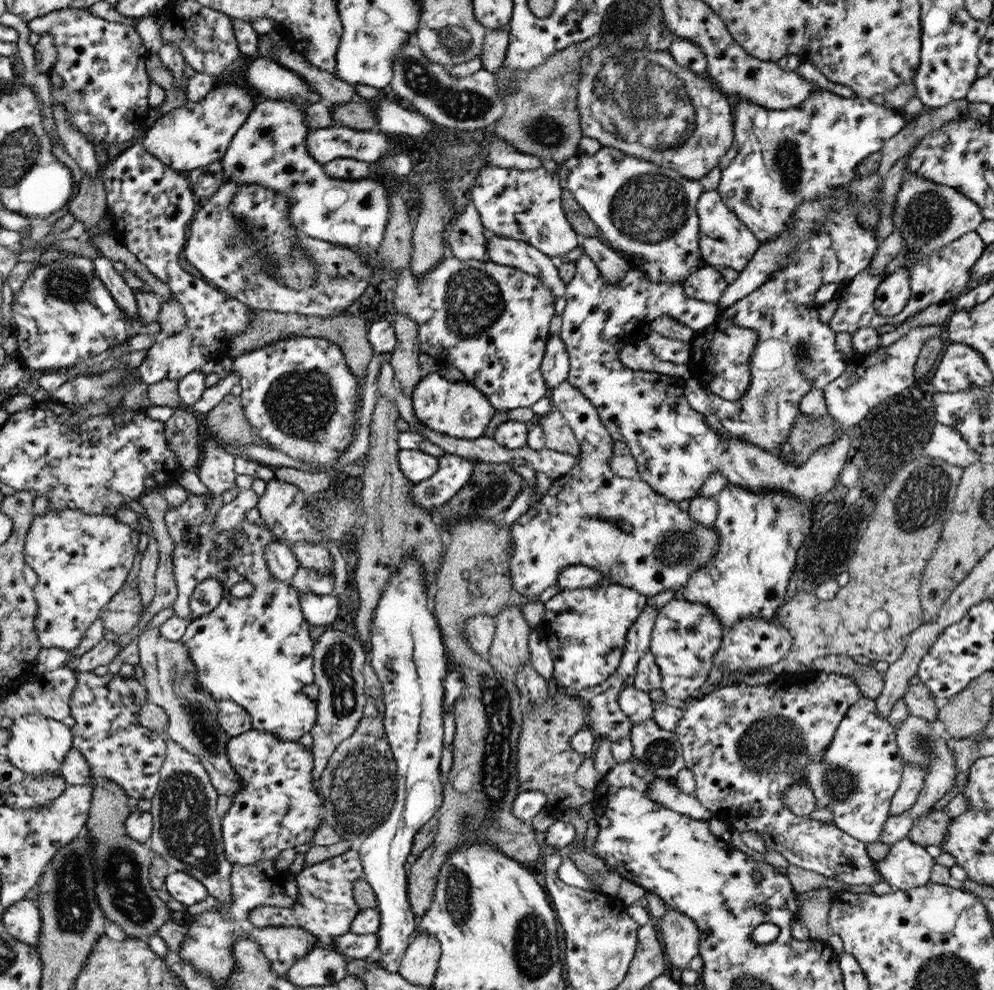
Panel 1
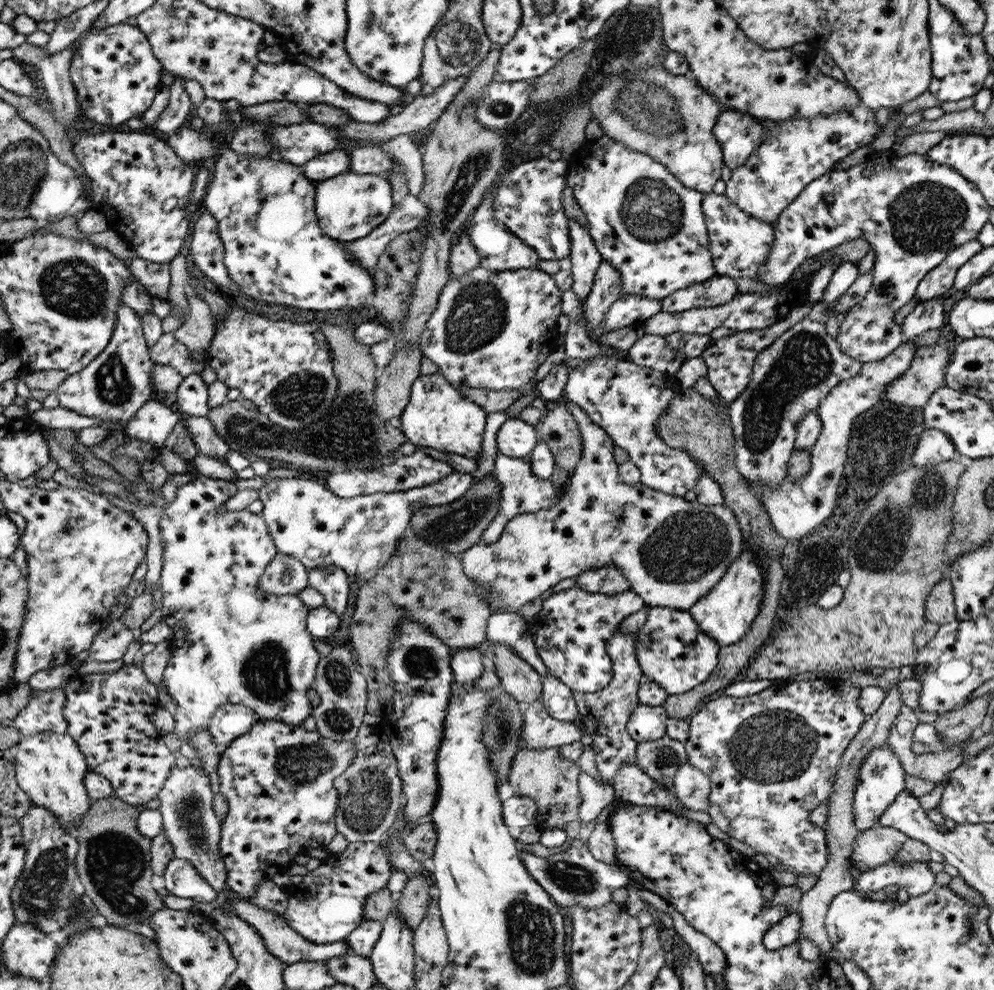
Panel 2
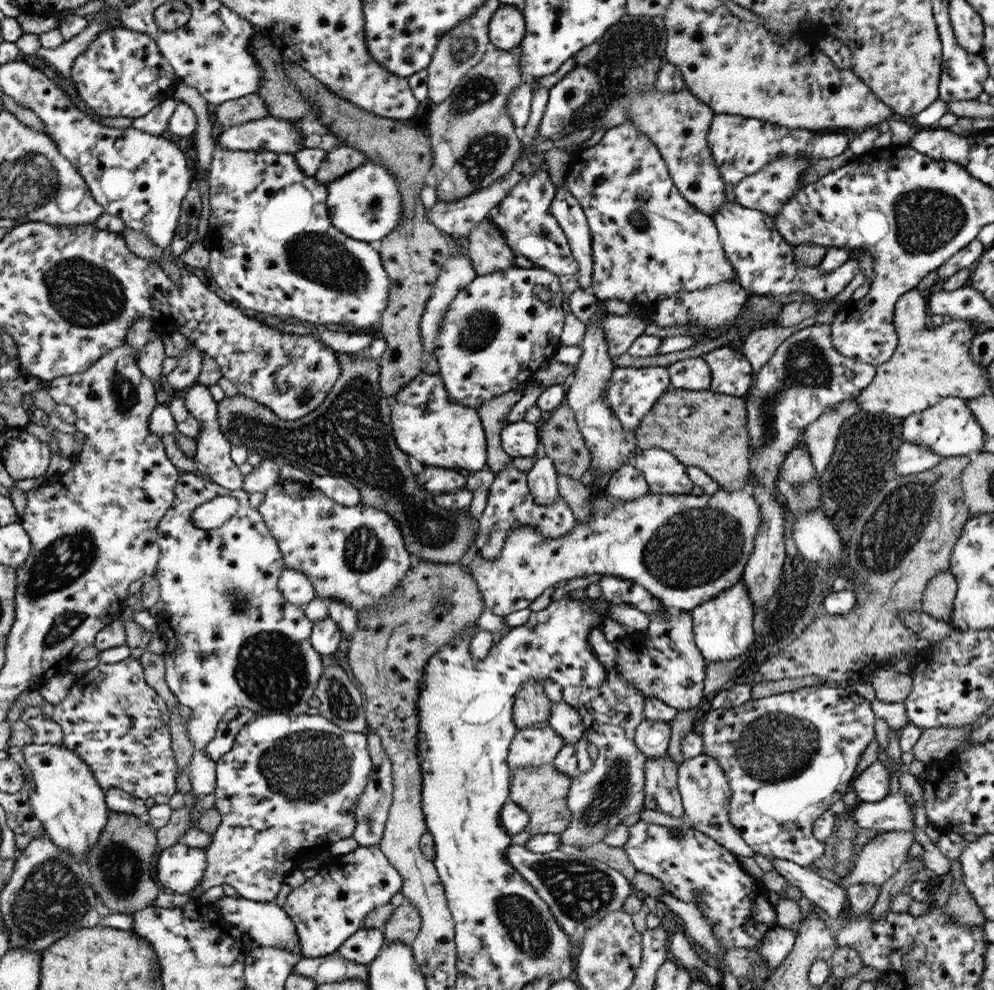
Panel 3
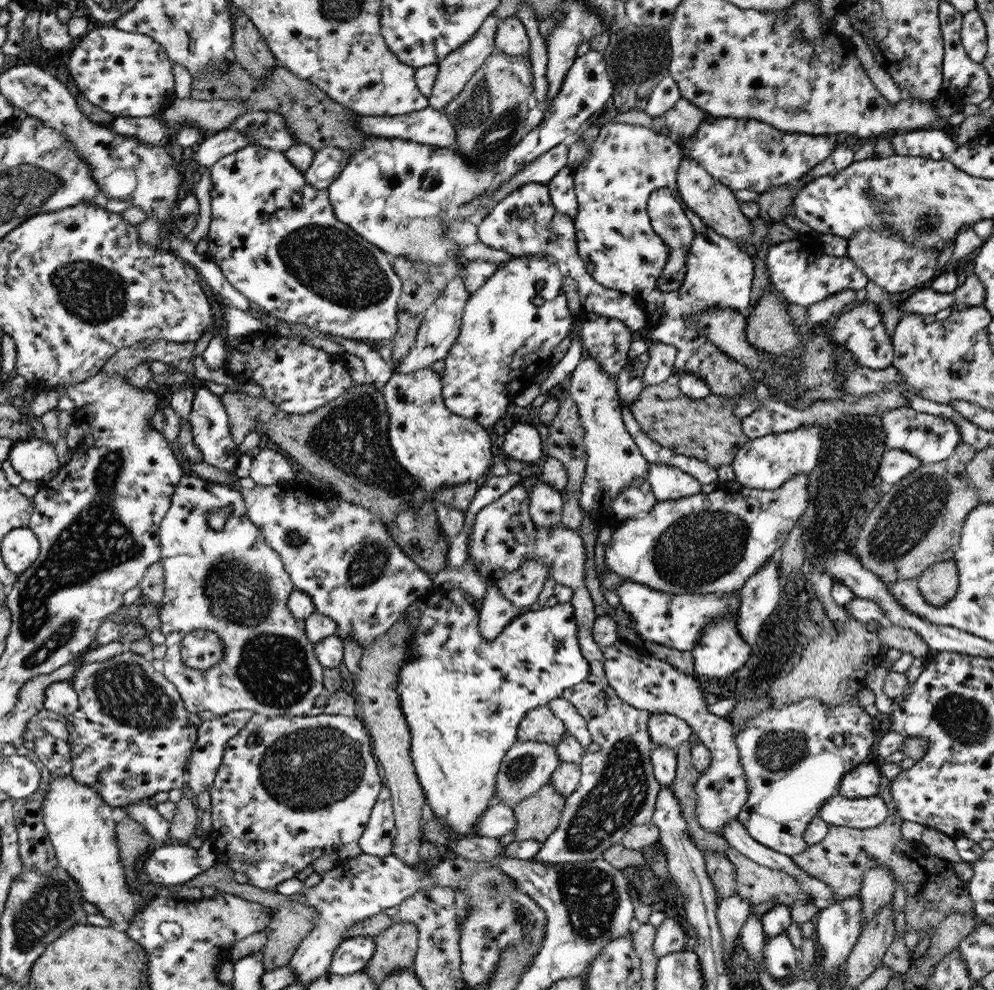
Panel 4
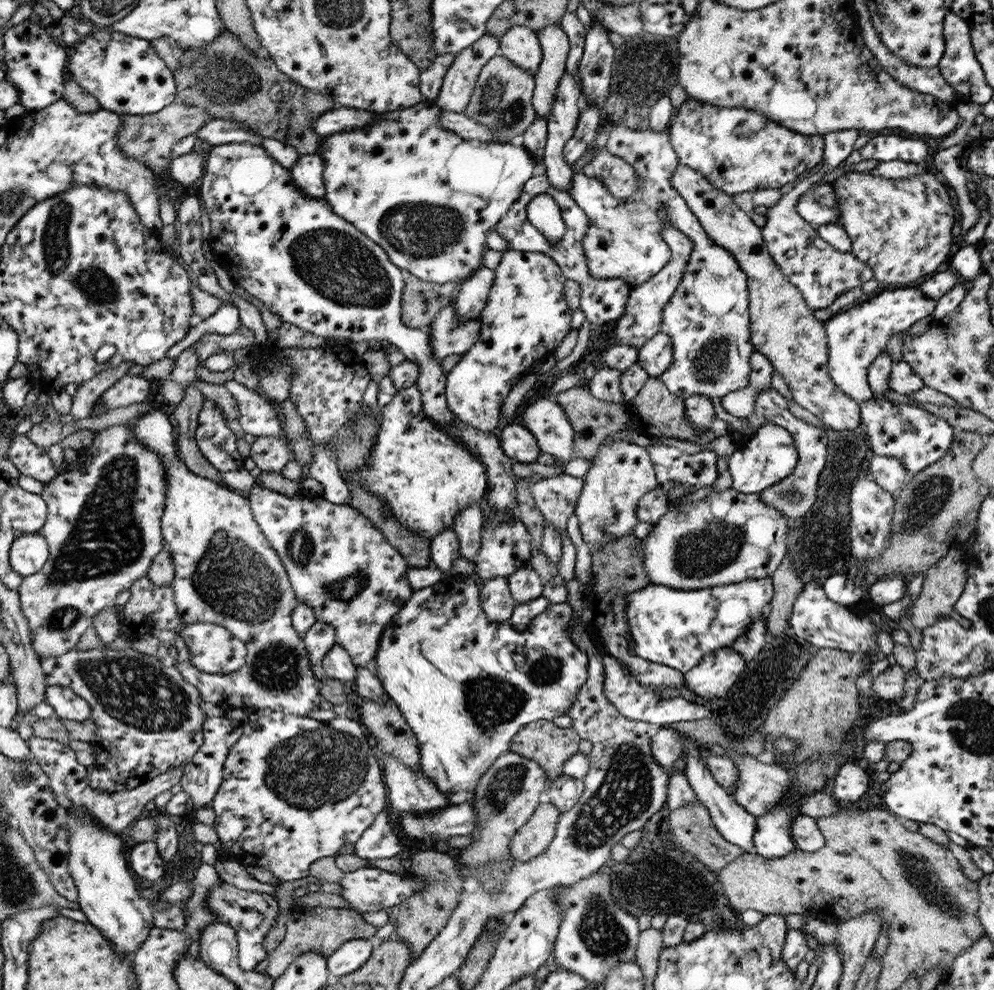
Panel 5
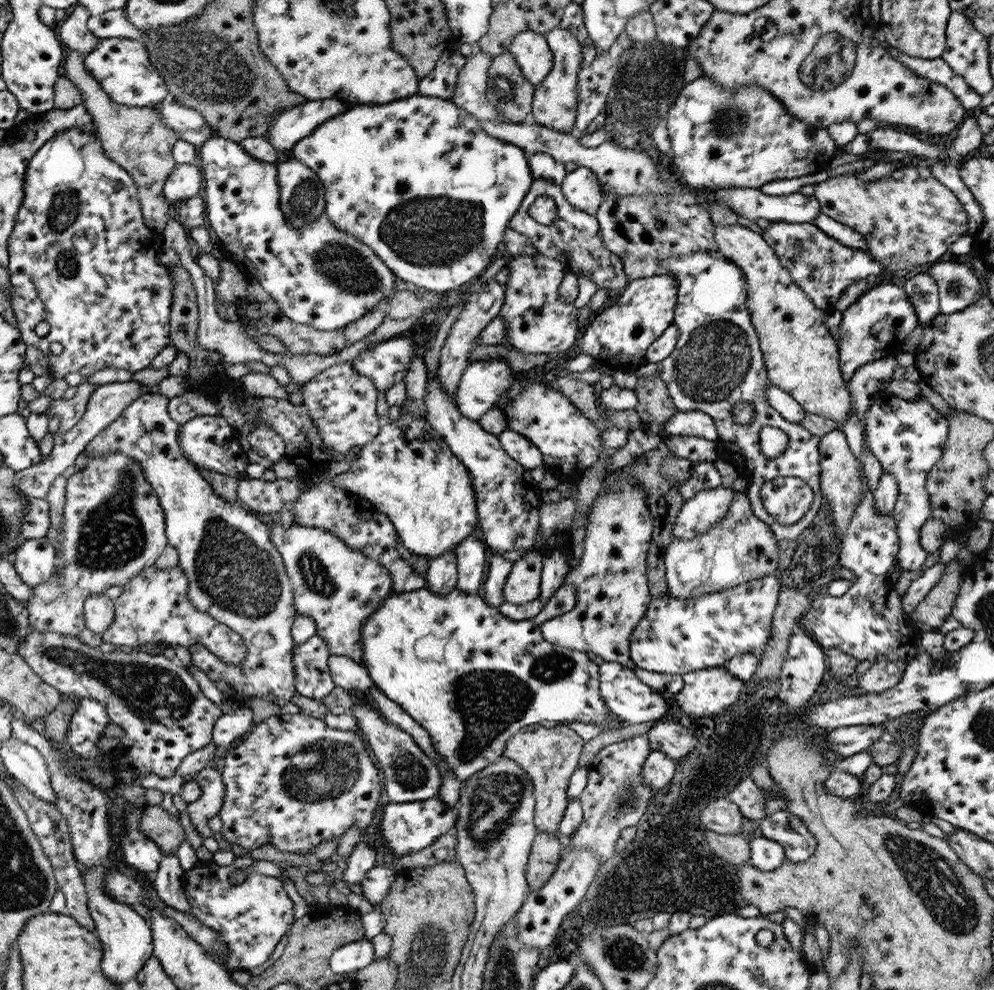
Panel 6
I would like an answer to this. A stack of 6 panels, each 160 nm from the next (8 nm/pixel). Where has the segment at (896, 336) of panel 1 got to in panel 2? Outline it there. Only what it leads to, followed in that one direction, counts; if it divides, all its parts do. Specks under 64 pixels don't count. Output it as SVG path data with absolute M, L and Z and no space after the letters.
M944 297L922 301L910 312L901 324L906 340L914 340L923 332L936 330L944 324L946 310Z

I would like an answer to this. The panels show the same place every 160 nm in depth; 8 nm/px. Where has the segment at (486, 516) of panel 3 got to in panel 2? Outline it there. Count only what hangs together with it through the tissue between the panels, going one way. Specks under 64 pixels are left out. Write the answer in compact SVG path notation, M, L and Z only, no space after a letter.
M498 453L495 458L493 475L502 483L502 504L498 516L484 529L482 542L485 545L499 540L506 528L508 521L520 514L532 513L534 511L552 508L559 500L560 494L557 488L547 478L538 478L533 472L531 463L526 463L519 458L510 458L508 455Z

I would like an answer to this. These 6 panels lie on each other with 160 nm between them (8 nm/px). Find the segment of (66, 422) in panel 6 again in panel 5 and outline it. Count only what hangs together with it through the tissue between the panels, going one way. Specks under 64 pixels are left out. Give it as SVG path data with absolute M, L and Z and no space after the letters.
M123 362L118 366L112 366L97 374L90 381L78 385L78 390L72 399L71 414L75 419L83 419L91 416L91 410L95 400L99 400L119 378L127 374L128 369L133 366L133 362Z

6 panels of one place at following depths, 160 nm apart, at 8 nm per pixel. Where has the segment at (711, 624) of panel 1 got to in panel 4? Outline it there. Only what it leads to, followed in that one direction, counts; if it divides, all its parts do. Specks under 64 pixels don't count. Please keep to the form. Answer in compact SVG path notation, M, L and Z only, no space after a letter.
M614 643L612 646L602 648L602 653L605 659L605 674L609 685L616 691L616 696L628 703L630 706L636 707L638 710L645 710L650 713L660 712L673 714L681 720L684 720L693 733L697 735L702 743L712 755L710 766L701 772L695 784L697 792L697 807L696 814L698 822L710 832L721 834L722 827L732 819L736 819L743 809L745 802L749 797L749 786L745 777L744 767L740 762L740 751L734 742L734 733L732 726L724 717L716 716L708 710L708 704L705 700L705 694L700 689L700 681L696 677L688 674L680 674L677 669L662 660L656 658L640 658L636 654L634 648L624 648L624 644Z

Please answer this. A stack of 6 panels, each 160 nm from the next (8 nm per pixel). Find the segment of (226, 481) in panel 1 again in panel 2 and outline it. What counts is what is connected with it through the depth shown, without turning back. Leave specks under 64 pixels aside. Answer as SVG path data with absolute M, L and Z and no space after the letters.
M182 416L182 421L189 430L198 452L227 460L229 446L218 436L214 425L206 417Z

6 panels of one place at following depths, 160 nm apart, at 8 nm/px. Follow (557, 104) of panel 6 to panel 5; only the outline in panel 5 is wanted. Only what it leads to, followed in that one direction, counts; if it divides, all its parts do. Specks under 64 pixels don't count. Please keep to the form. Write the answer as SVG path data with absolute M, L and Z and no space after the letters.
M559 24L542 28L538 35L543 47L543 60L532 77L535 81L534 108L539 118L547 119L555 104L559 82L565 73L570 43Z

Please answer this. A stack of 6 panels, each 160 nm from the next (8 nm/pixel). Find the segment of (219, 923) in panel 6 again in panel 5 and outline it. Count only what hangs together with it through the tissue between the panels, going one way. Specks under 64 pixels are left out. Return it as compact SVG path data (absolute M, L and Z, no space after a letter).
M220 881L220 884L211 890L211 910L219 915L219 922L231 926L235 930L235 937L239 948L239 967L245 971L254 971L257 964L266 959L264 949L264 936L276 922L278 916L278 897L275 894L258 893L237 888L228 882Z

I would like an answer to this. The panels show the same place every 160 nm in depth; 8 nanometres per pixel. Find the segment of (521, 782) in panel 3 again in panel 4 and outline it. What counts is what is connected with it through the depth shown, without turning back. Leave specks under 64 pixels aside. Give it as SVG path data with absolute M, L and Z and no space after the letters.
M551 782L534 796L525 798L514 807L517 824L511 832L515 840L546 841L558 828L564 805L565 797Z

